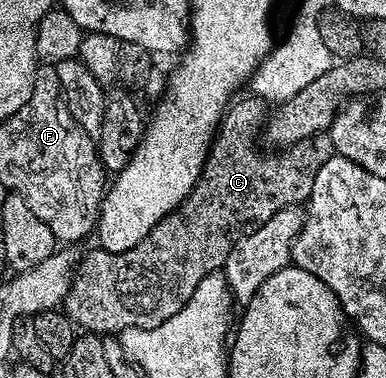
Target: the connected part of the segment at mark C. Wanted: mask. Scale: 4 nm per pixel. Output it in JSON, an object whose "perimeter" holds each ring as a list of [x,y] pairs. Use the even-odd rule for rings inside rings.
{"perimeter":[[[246,96],[245,100],[237,99],[223,113],[222,123],[212,147],[208,149],[198,182],[176,211],[162,218],[162,222],[158,222],[158,226],[154,226],[150,234],[130,250],[107,252],[96,246],[93,252],[85,256],[83,253],[73,275],[68,297],[62,305],[63,311],[77,329],[88,334],[119,334],[128,327],[152,328],[166,322],[178,313],[182,302],[194,294],[202,278],[223,269],[230,250],[242,238],[258,230],[258,226],[270,222],[278,210],[294,208],[307,201],[308,195],[314,190],[314,178],[318,178],[318,170],[322,170],[322,166],[326,166],[334,154],[331,138],[326,134],[311,136],[277,151],[277,156],[263,156],[256,139],[259,136],[261,139],[265,131],[270,108],[259,96]]]}

